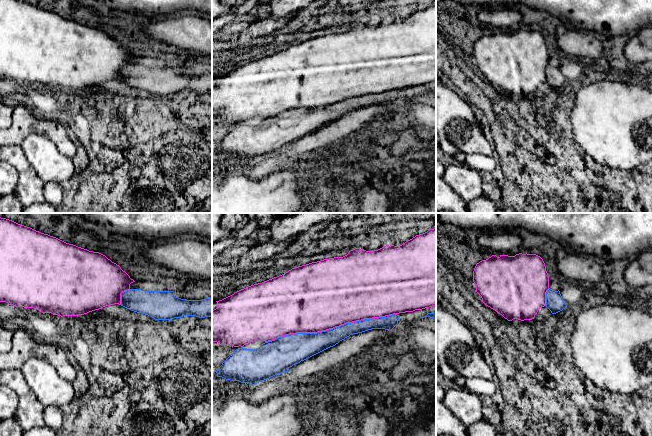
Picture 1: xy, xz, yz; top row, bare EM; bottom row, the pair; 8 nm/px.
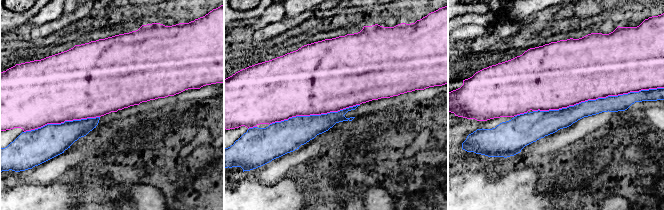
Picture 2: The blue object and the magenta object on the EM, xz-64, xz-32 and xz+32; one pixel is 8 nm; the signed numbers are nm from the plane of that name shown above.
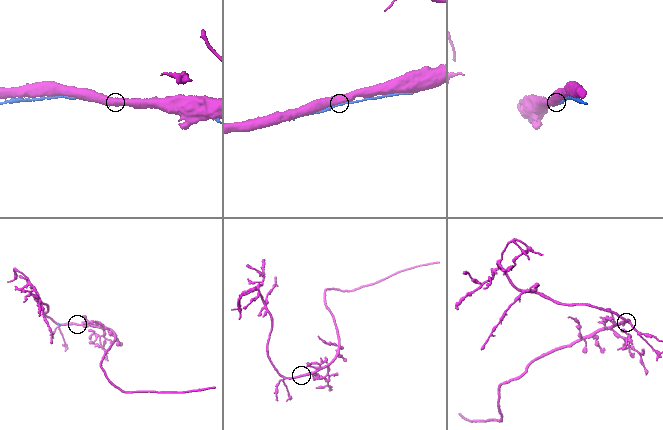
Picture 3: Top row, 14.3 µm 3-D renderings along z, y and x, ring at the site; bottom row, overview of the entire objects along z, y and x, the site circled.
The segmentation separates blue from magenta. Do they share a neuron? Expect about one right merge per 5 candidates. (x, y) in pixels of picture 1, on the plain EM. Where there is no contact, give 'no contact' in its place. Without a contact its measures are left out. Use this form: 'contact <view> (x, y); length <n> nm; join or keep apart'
contact xz (326, 106); length 1000 nm; keep apart

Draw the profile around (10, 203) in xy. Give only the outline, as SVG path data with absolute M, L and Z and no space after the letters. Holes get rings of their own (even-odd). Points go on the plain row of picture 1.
M14 194L1 196L0 213L23 213L24 206Z

